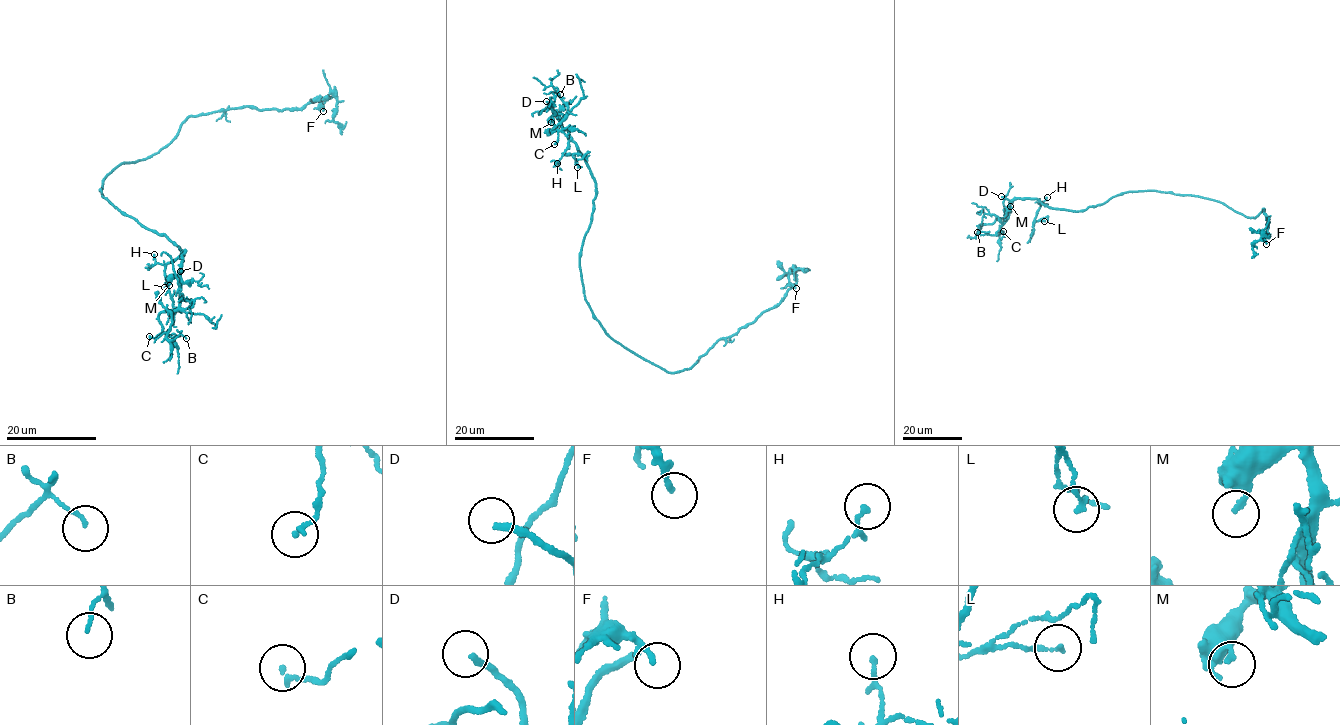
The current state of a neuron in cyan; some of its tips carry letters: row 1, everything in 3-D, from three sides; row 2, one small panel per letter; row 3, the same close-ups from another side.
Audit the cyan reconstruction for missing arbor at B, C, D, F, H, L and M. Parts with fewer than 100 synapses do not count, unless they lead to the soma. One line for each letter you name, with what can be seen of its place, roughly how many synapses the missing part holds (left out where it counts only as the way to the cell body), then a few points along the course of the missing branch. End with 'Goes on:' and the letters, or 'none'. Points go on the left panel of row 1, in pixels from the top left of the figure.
D: at (180, 271); missing branch runs (180, 271), (182, 285), (159, 299), (153, 280), (165, 270), (197, 187), (232, 147), (247, 141)
Goes on: D

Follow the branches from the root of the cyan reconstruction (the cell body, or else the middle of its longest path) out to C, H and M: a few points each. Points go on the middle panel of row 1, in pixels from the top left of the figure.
C: (592, 313), (579, 252), (595, 179), (557, 113), (564, 120), (553, 127), (554, 144)
H: (592, 313), (584, 298), (579, 252), (591, 221), (595, 179), (571, 141), (557, 163)
M: (592, 313), (584, 298), (579, 252), (591, 221), (595, 179), (576, 143), (554, 114), (551, 122)

